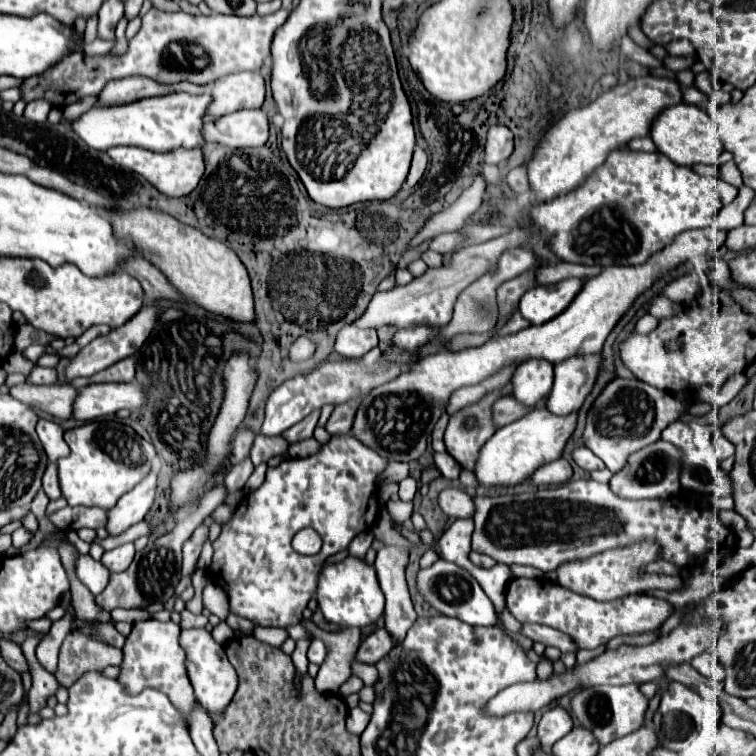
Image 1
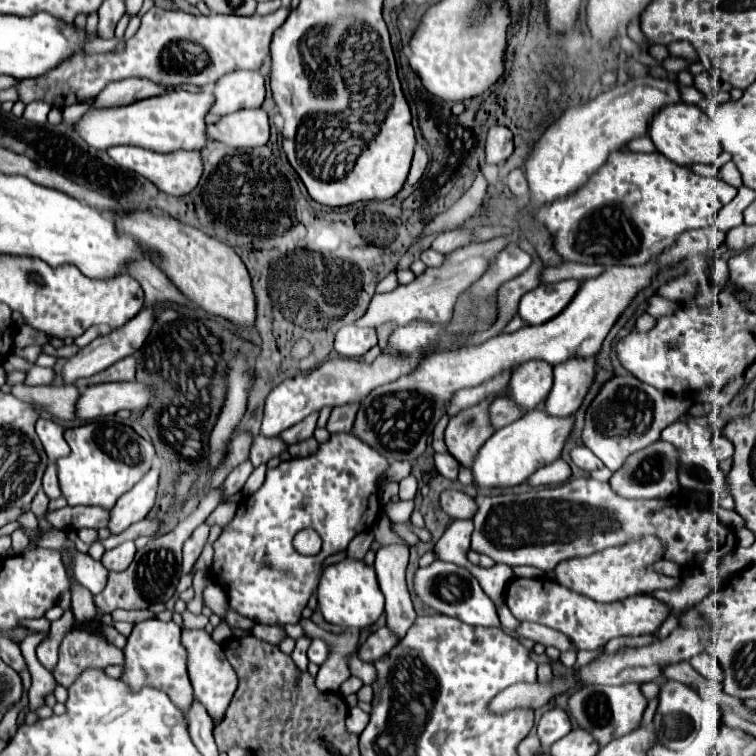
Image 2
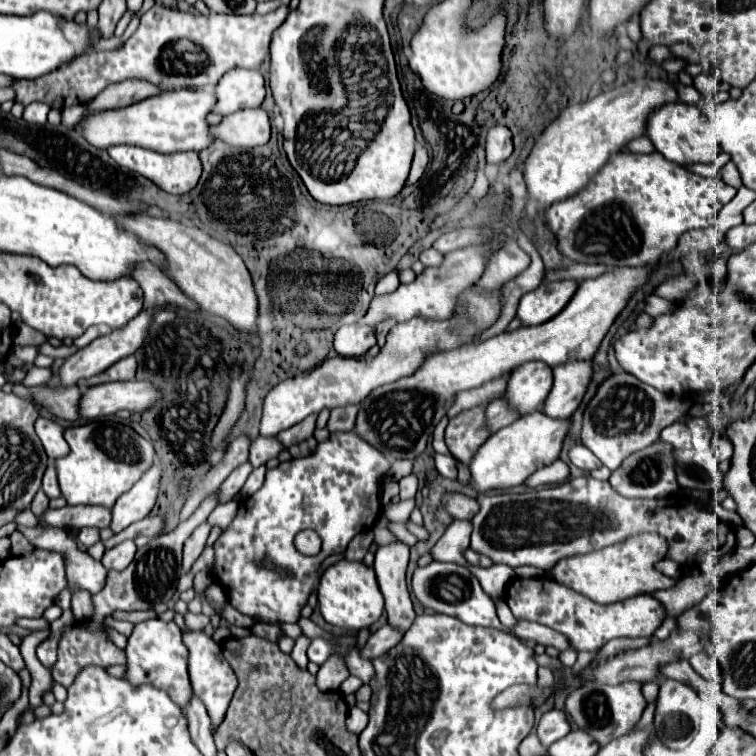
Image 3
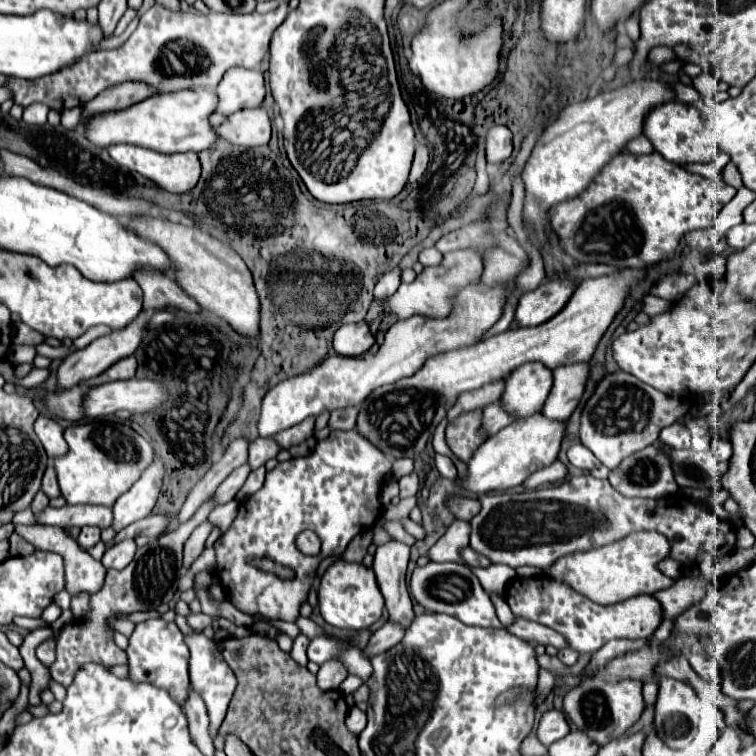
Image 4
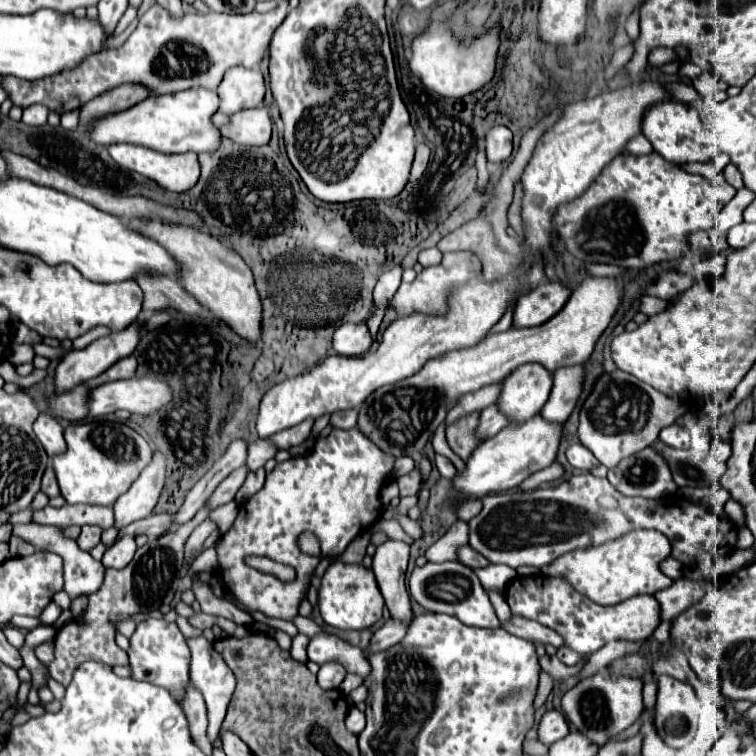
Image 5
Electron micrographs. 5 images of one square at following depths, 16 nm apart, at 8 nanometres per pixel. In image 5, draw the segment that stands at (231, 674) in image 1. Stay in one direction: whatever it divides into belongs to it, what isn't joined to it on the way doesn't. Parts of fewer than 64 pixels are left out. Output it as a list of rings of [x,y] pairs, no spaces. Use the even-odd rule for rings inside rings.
[[[192,638],[188,640],[188,648],[192,652],[192,662],[190,662],[190,682],[202,692],[204,700],[206,700],[206,708],[208,708],[208,740],[214,744],[226,714],[226,706],[232,698],[234,686],[236,686],[236,678],[232,674],[232,670],[224,664],[224,660],[220,660],[220,654],[214,650],[214,646],[204,638]]]

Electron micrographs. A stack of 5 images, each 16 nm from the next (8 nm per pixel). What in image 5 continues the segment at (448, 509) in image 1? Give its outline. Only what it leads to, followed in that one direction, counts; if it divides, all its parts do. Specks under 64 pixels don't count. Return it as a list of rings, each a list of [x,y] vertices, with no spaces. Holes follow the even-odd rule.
[[[466,500],[460,506],[456,506],[456,512],[458,512],[460,520],[470,520],[470,518],[478,516],[480,510],[482,510],[482,502],[480,500]]]

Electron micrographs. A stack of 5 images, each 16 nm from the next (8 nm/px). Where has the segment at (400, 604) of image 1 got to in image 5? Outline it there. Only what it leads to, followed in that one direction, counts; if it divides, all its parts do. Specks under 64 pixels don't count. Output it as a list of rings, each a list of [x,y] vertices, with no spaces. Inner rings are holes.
[[[386,540],[376,548],[372,558],[372,572],[376,576],[378,588],[386,600],[386,606],[392,616],[408,620],[412,616],[410,596],[404,584],[404,574],[408,566],[410,546],[402,540]]]

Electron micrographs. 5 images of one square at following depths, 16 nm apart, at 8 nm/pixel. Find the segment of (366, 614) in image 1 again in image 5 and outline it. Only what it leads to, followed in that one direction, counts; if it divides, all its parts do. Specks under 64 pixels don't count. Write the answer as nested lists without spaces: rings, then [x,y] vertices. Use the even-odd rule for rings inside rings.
[[[334,562],[322,576],[322,584],[318,590],[318,608],[322,620],[334,628],[364,630],[374,626],[382,618],[384,598],[372,576],[372,570],[366,570],[360,564]]]

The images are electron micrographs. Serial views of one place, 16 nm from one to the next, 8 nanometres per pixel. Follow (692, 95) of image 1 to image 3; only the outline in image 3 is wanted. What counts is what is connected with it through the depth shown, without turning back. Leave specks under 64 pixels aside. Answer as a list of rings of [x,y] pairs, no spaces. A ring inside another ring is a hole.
[[[677,83],[676,92],[678,92],[679,101],[686,102],[686,104],[696,104],[700,100],[700,92],[694,86],[684,86],[684,84]]]

